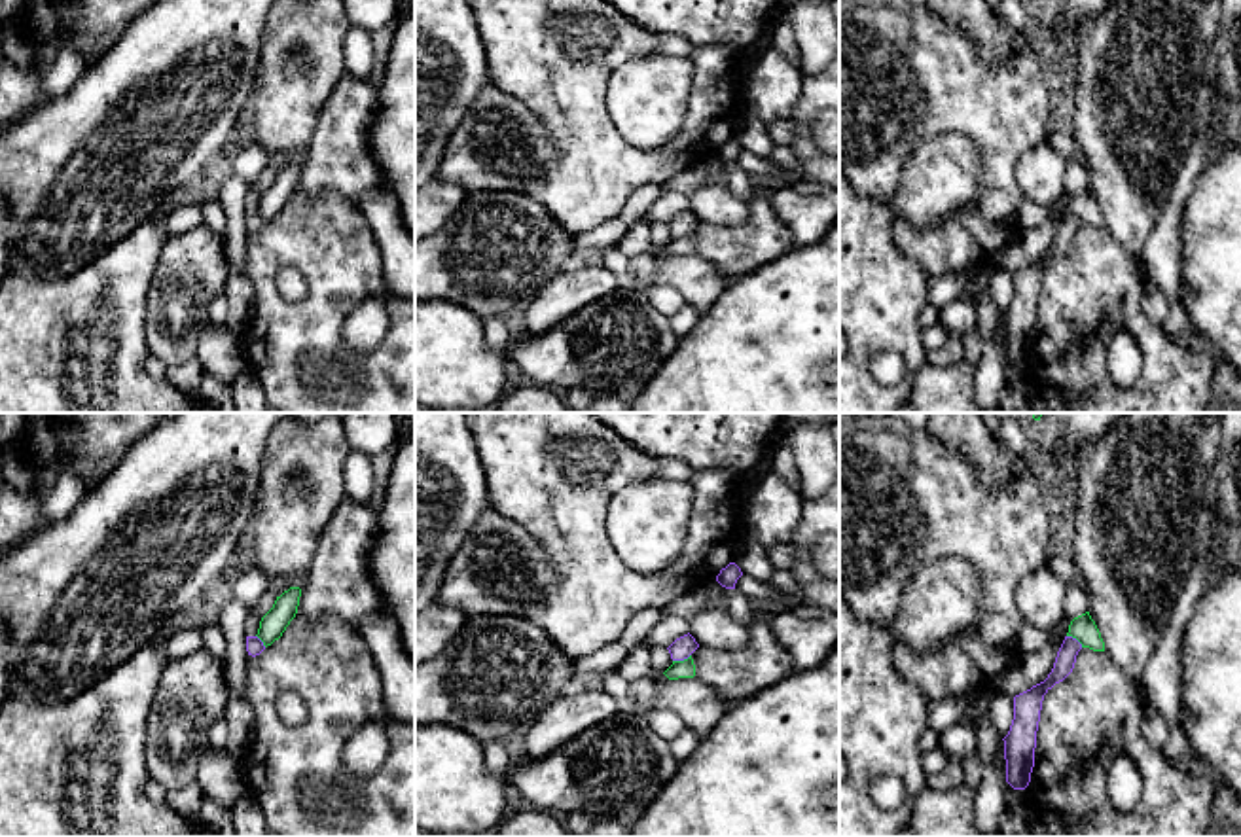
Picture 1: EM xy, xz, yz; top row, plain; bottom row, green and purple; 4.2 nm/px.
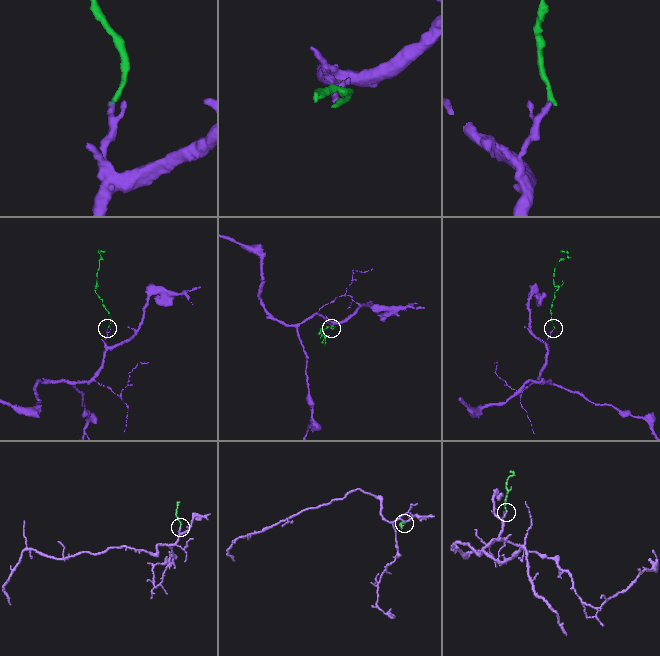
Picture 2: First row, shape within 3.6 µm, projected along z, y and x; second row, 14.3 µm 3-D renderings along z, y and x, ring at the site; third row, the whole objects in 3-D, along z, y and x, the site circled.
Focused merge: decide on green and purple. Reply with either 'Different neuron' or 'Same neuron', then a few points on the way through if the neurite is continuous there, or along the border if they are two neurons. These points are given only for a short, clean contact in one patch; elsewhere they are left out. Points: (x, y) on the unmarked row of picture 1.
Different neuron. Boundary: xz (690, 230), (673, 237)

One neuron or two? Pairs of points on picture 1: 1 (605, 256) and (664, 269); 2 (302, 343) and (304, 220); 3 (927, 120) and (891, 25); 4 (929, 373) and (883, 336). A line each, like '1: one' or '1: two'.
1: two
2: one
3: one
4: two

